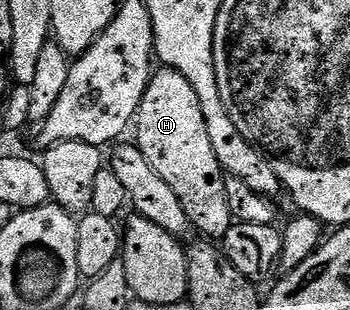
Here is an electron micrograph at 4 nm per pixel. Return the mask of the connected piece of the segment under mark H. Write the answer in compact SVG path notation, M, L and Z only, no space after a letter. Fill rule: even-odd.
M172 67L156 70L145 89L133 135L134 131L134 142L145 153L145 161L177 193L177 201L181 201L192 228L208 240L222 241L233 222L225 193L227 175L217 161L217 153L213 153L209 129L205 129L205 117L201 117L201 101L197 101L193 85Z

